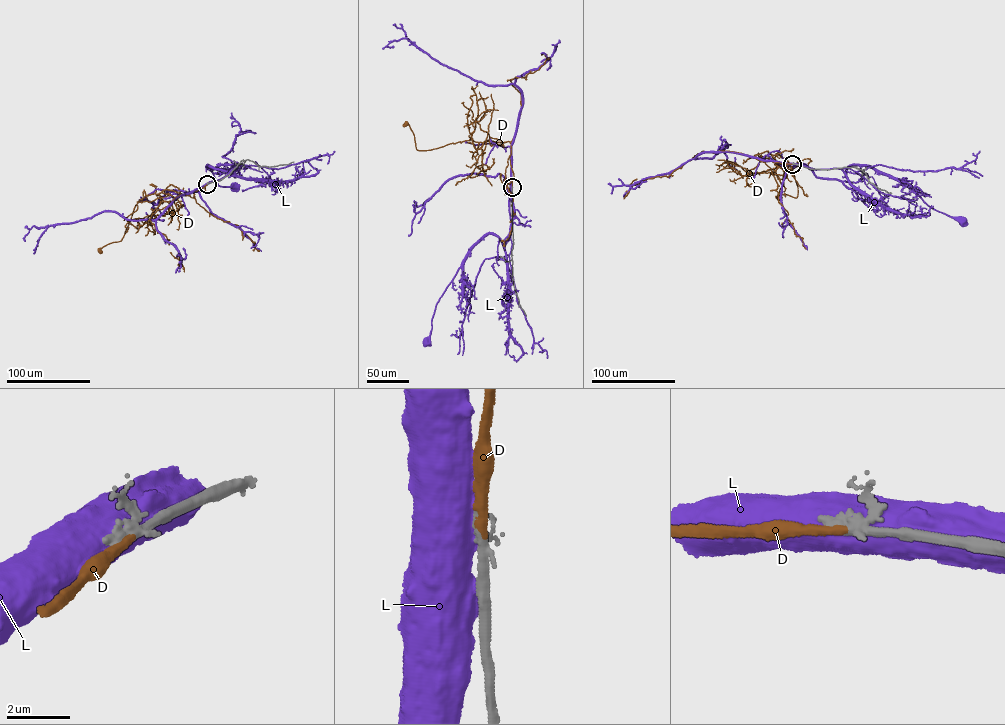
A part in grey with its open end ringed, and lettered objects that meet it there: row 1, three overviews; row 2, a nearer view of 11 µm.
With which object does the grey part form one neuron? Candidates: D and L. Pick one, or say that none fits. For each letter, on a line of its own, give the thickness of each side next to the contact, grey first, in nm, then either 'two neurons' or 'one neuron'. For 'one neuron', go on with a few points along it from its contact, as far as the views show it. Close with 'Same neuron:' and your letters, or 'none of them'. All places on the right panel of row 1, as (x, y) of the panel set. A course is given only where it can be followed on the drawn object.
D: 420/340 nm | one neuron | via (792, 164), (760, 161), (755, 155), (767, 150), (779, 154), (792, 170), (797, 196), (778, 197)
L: 440/700 nm | two neurons
Same neuron: D

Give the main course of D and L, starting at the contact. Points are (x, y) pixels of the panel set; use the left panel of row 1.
D: (207, 184), (188, 195), (165, 189), (158, 194), (146, 195), (134, 207), (121, 241), (100, 250)
L: (207, 184), (233, 169), (236, 174), (245, 178), (267, 180)

